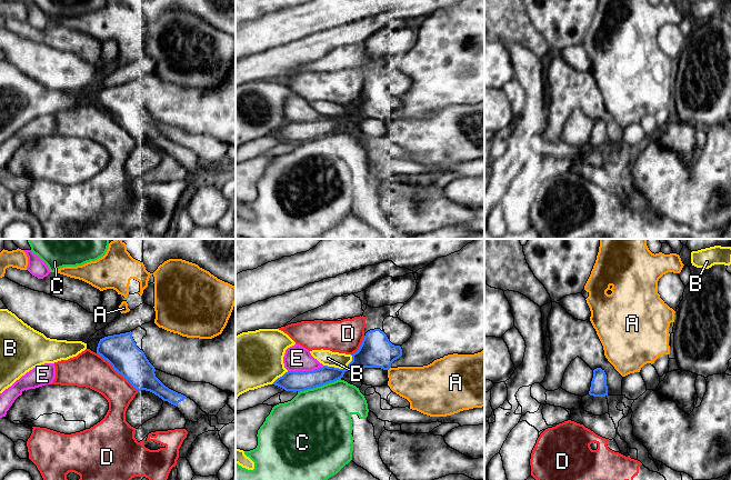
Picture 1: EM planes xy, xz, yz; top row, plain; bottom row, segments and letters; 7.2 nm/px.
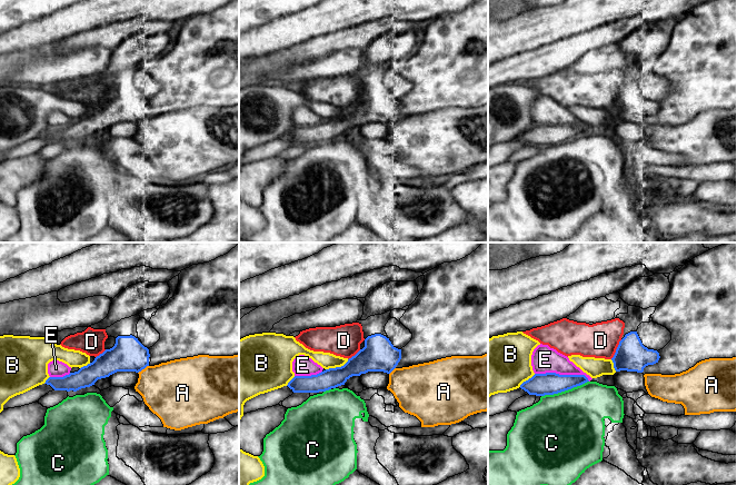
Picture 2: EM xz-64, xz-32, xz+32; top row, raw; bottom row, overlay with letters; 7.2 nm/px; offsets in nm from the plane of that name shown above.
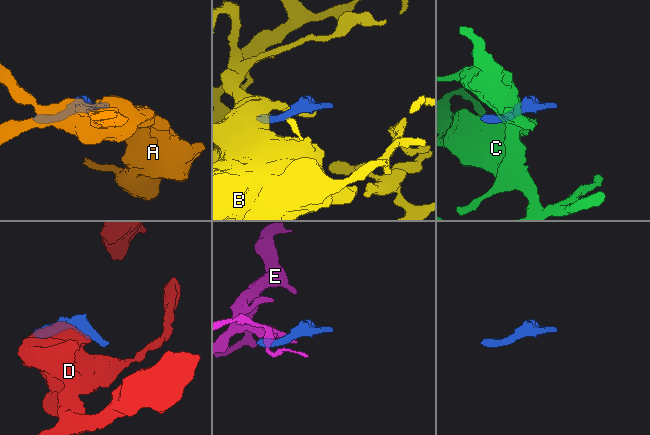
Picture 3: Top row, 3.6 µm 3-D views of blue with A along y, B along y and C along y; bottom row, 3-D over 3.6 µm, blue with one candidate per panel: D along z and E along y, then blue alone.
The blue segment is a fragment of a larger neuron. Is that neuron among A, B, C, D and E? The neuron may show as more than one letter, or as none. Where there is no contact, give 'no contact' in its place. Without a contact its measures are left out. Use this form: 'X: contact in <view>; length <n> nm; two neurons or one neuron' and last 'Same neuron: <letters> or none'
A: contact in xz; length 40 nm; two neurons
B: contact in xz; length 220 nm; two neurons
C: contact in xz; length 320 nm; two neurons
D: contact in xy; length 400 nm; two neurons
E: contact in xz; length 260 nm; two neurons
Same neuron: none

